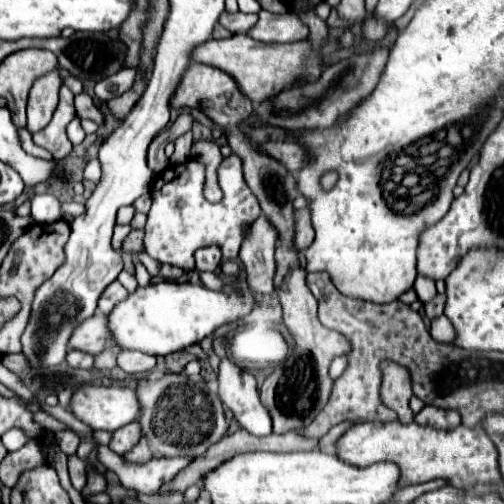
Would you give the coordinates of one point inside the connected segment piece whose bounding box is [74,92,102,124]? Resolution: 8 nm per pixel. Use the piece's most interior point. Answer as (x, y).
(85, 107)

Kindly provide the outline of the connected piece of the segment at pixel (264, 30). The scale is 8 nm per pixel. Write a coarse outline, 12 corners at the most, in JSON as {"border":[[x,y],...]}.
{"border":[[262,10],[248,32],[258,42],[298,42],[310,30],[294,12]]}

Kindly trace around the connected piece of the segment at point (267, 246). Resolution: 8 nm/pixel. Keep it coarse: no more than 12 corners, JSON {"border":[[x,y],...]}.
{"border":[[252,224],[240,258],[254,294],[274,292],[278,232]]}

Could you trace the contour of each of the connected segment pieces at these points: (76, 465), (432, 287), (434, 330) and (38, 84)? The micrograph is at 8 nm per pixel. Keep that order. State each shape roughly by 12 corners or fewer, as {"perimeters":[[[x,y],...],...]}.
{"perimeters":[[[78,454],[68,456],[72,486],[86,486],[86,464]],[[416,278],[414,290],[422,304],[436,296],[434,280]],[[446,316],[432,320],[430,334],[438,342],[456,338]],[[58,72],[34,82],[28,98],[30,134],[52,120],[62,80]]]}

